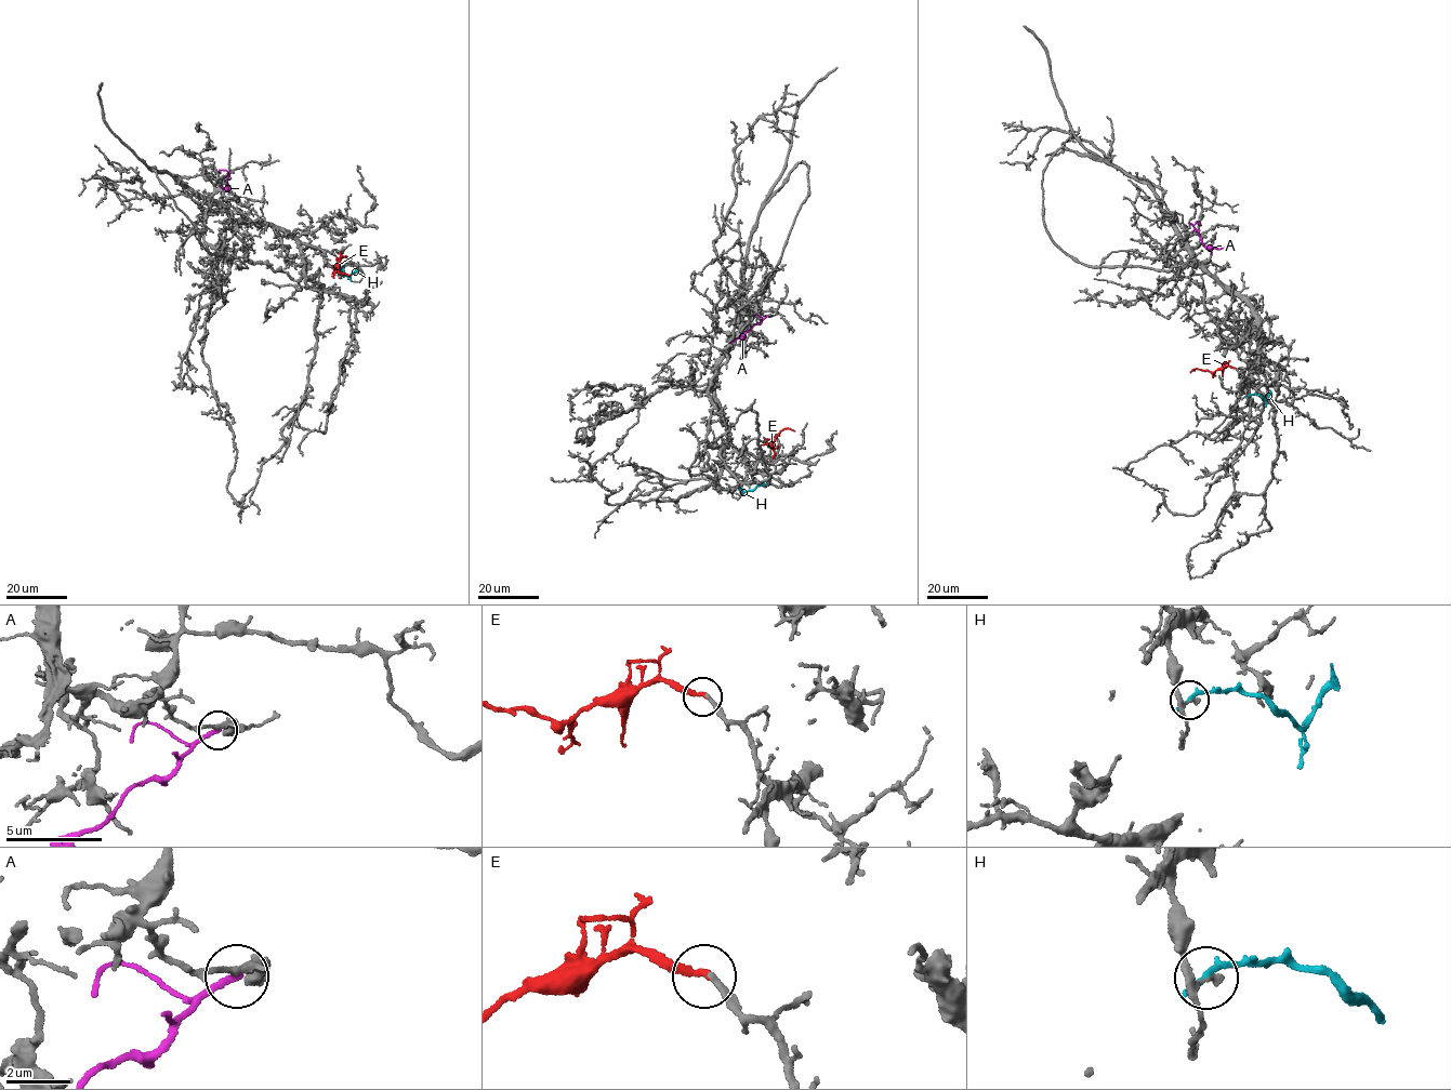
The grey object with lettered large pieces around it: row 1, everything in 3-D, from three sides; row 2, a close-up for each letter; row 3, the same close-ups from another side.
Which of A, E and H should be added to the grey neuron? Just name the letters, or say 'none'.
E

